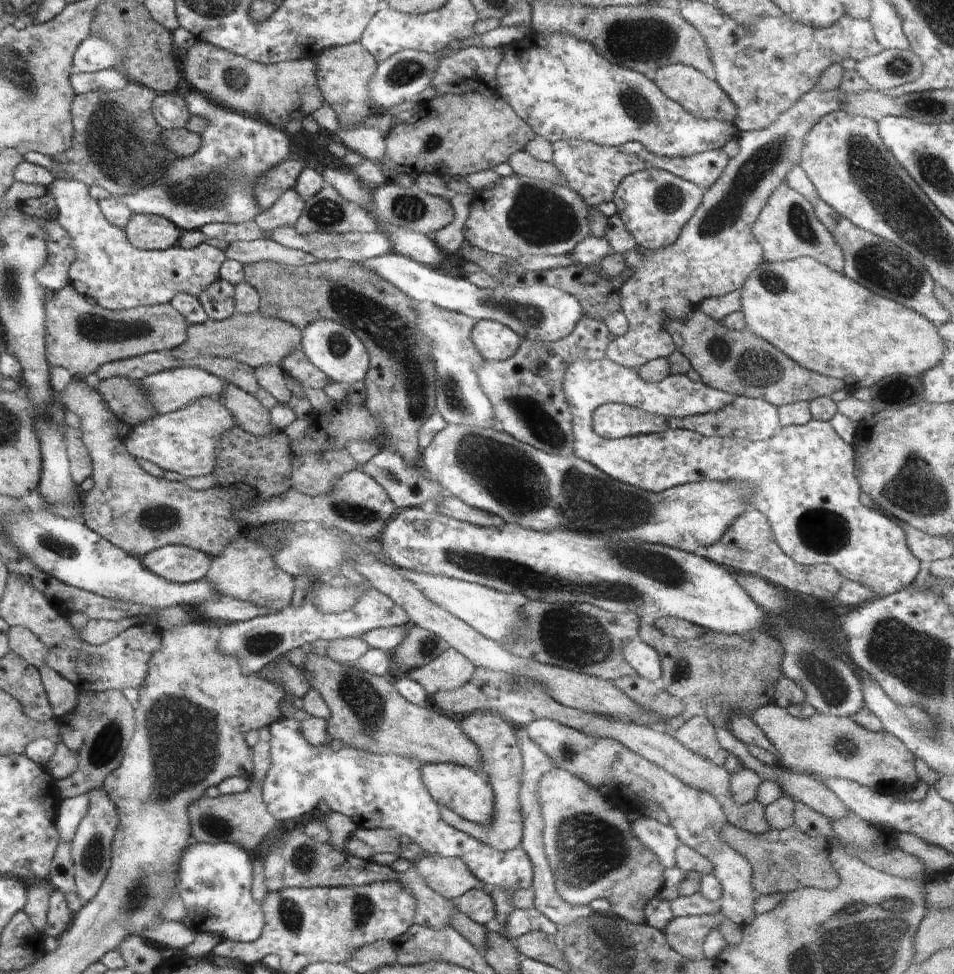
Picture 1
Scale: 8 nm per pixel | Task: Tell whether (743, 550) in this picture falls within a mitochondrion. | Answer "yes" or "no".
yes

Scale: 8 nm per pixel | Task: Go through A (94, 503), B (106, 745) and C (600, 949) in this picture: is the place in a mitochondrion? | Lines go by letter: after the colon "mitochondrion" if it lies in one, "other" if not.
A: other
B: mitochondrion
C: mitochondrion

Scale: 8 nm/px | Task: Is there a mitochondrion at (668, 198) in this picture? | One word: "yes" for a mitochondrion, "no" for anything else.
yes

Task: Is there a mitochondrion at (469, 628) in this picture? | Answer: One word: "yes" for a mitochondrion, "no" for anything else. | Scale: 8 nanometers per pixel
no

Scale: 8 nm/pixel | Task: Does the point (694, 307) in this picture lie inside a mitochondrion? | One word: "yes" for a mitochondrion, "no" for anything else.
no

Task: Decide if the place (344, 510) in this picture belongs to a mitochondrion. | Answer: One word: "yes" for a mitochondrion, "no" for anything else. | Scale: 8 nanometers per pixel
yes

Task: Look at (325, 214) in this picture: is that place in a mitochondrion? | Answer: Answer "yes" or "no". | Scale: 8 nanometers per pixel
yes

